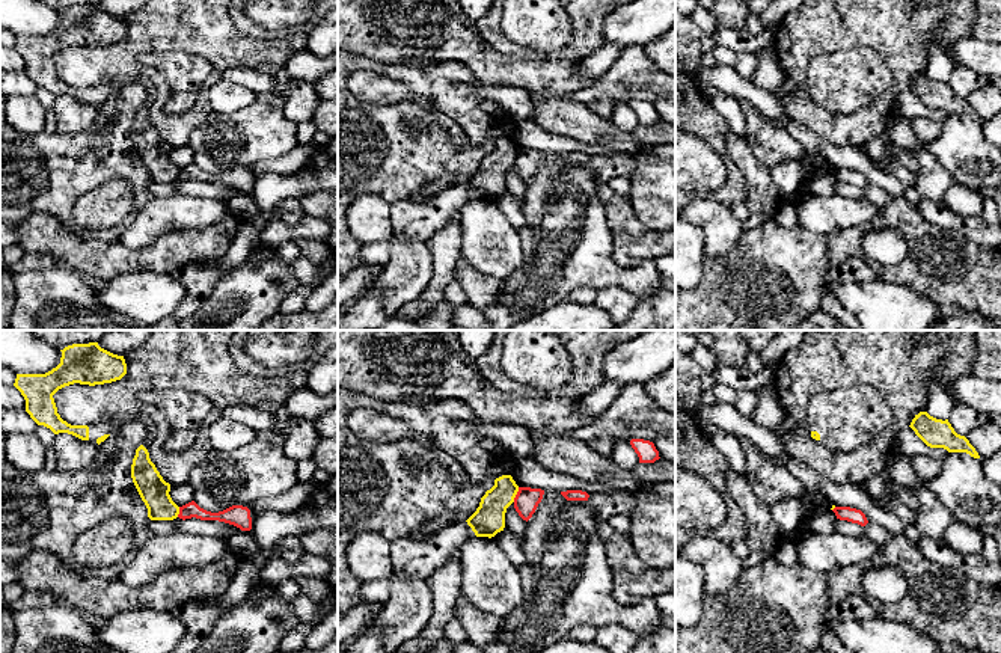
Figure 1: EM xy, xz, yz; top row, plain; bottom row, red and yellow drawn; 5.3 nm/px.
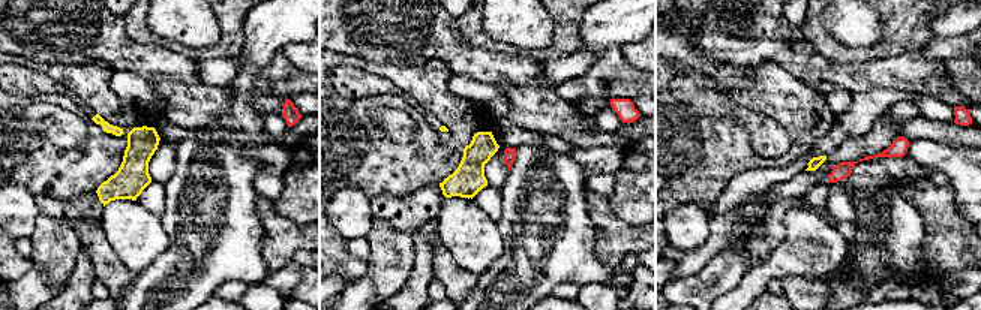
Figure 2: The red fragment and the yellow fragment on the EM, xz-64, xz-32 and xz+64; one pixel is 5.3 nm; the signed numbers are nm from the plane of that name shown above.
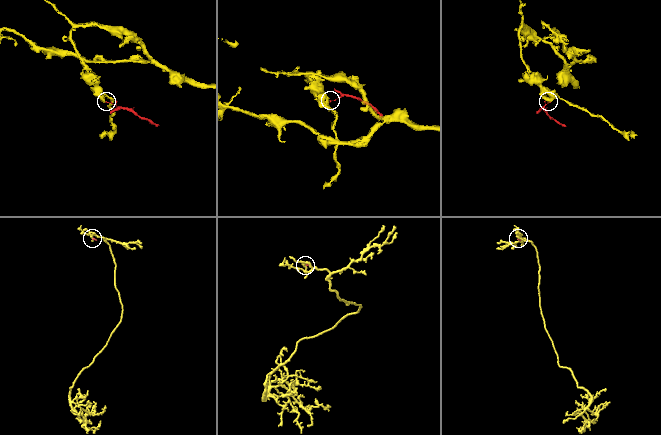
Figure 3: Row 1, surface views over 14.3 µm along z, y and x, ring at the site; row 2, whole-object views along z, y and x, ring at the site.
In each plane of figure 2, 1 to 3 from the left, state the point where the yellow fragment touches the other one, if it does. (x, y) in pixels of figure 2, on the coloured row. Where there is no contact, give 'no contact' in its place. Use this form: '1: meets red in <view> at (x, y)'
1: no contact
2: no contact
3: no contact

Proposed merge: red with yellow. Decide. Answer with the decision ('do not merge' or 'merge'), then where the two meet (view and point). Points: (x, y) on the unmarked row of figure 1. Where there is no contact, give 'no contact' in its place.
do not merge; contact xz (516, 157)

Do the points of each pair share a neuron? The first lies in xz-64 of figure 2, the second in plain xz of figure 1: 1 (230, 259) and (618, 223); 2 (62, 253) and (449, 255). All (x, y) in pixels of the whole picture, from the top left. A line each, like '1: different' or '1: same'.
1: different
2: different

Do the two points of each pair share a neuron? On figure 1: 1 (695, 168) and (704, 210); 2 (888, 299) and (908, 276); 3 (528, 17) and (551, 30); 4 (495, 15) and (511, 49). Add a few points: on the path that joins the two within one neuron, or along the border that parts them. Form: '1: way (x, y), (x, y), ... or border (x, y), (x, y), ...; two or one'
1: border (695, 193), (707, 196); two
2: border (876, 276), (924, 293), (933, 300); two
3: way (534, 18), (544, 26); one
4: way (495, 24), (495, 33), (502, 41); one

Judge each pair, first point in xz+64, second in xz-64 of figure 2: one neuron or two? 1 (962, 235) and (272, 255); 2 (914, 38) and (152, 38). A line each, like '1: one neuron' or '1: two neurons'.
1: one neuron
2: one neuron

